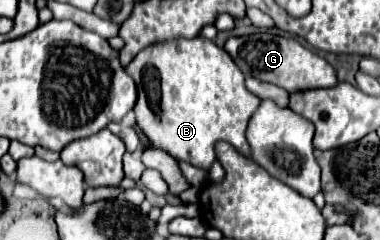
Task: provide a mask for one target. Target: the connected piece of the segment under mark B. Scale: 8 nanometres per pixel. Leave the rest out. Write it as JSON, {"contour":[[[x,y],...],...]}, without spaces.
{"contour":[[[178,37],[178,41],[148,45],[132,59],[126,73],[130,73],[138,89],[134,107],[138,127],[156,149],[202,169],[214,163],[216,141],[226,141],[246,157],[250,155],[244,133],[260,99],[244,87],[242,71],[214,41]]]}

